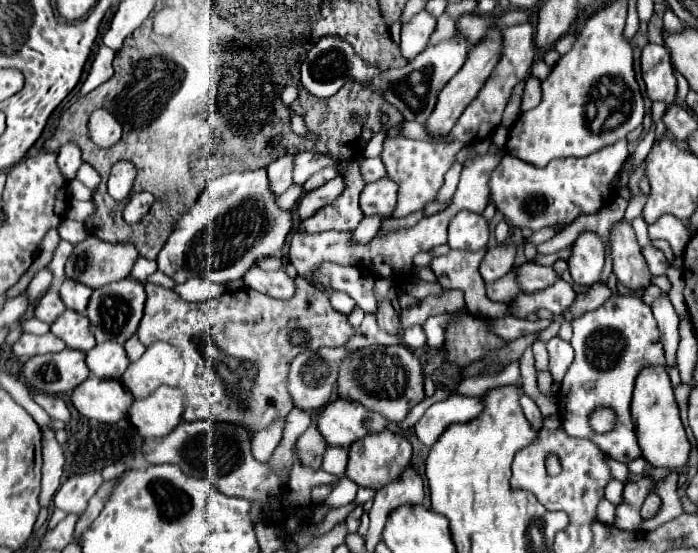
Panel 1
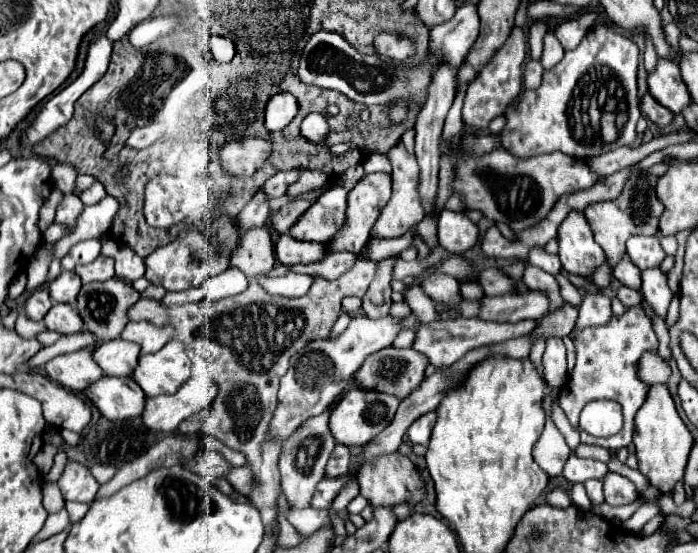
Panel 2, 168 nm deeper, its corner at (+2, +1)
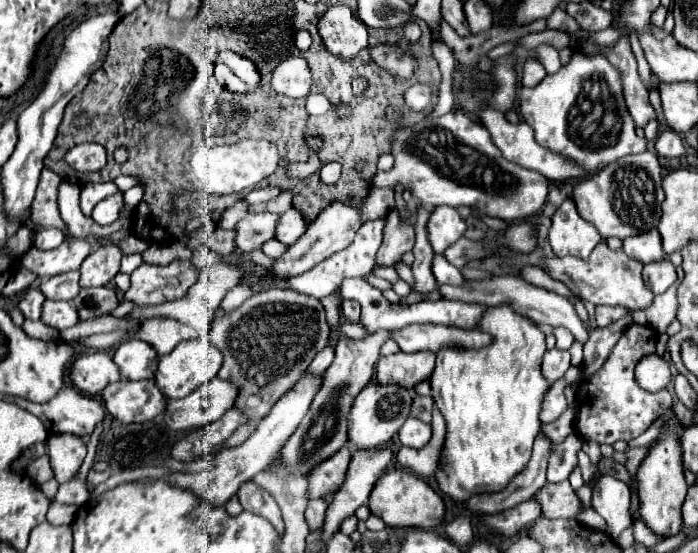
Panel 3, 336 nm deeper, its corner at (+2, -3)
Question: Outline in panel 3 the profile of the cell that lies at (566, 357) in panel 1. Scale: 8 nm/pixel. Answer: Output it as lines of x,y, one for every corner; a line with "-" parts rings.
556,348
546,350
542,360
542,376
548,382
556,382
558,378
562,378
568,368
570,368
570,352
562,352

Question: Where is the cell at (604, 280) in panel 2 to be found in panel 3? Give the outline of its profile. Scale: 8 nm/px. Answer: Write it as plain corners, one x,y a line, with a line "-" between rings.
602,240
588,260
576,256
552,256
544,258
542,268
554,278
566,284
574,296
592,304
608,304
608,306
624,306
628,310
644,310
652,304
654,294
644,286
642,280
642,262
626,256
622,250
610,250

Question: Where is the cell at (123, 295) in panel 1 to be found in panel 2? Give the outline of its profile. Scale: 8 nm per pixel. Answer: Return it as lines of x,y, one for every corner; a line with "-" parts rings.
110,278
106,282
90,282
86,286
82,286
80,294
78,294
78,304
76,310
80,314
80,318
84,320
84,326
90,334
96,336
98,342
106,342
106,340
114,340
122,334
122,330
128,324
128,310
140,300
140,292
136,292
132,288
132,284
128,284
126,280
120,278

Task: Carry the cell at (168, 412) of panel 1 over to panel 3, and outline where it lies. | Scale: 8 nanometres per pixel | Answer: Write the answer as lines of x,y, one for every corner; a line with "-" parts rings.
214,378
210,384
196,388
190,396
180,400
168,400
166,424
170,430
176,428
204,428
216,422
226,410
234,406
238,398
238,386
226,380

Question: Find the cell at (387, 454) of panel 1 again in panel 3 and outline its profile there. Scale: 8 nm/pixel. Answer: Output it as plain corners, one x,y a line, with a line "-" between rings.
394,470
384,474
368,500
368,506
372,510
374,516
382,518
386,522
386,526
390,528
434,528
442,522
444,514
446,514
446,506
444,500
416,474
410,472
402,472
402,470

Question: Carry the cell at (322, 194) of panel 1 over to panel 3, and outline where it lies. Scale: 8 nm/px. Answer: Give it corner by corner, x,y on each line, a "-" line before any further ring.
248,214
242,218
236,232
236,252
250,252
260,248
266,240
274,238
274,222
278,214

